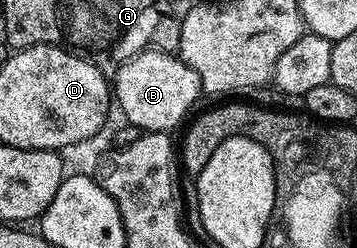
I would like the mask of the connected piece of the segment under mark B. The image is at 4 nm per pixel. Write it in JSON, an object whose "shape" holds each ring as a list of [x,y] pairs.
{"shape":[[[146,50],[132,56],[116,69],[117,77],[112,77],[111,80],[116,107],[118,104],[125,115],[124,119],[141,128],[142,133],[173,130],[181,119],[184,121],[194,111],[193,103],[203,96],[199,74],[195,74],[191,66],[183,63],[180,55],[172,51],[153,51]]]}

